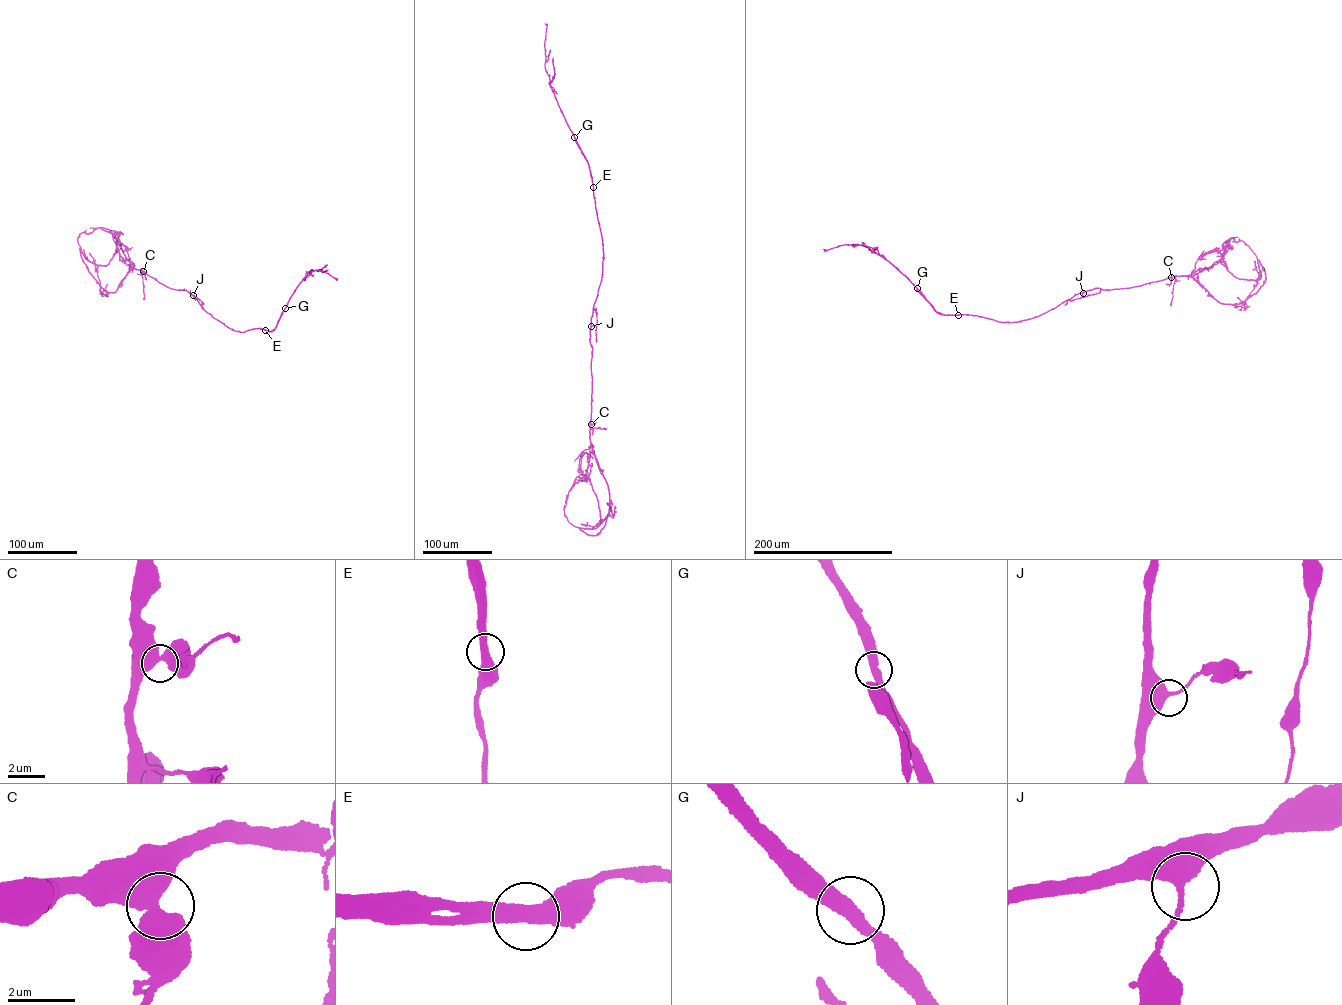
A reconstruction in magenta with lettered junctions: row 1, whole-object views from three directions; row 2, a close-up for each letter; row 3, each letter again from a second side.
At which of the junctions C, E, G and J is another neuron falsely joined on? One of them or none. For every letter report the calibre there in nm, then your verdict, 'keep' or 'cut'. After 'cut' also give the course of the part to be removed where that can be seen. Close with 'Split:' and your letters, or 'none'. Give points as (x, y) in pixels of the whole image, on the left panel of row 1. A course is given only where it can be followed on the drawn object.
C: 600 nm | keep
E: 480 nm | cut | (265, 330), (274, 330), (284, 309)
G: 400 nm | keep
J: 480 nm | keep
Split: E

